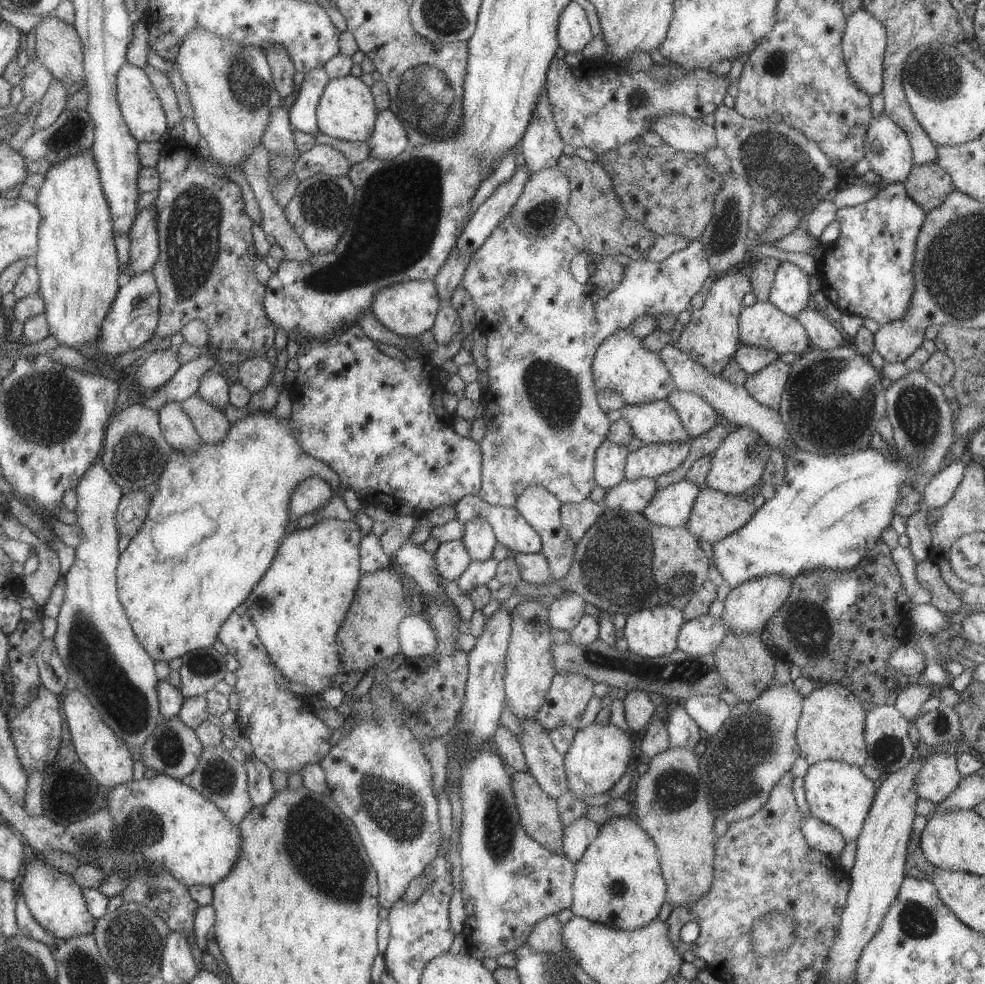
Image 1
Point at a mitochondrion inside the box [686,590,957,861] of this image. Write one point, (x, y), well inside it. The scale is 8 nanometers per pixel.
(755, 738)

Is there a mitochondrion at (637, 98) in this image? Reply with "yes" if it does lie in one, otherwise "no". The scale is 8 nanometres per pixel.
yes

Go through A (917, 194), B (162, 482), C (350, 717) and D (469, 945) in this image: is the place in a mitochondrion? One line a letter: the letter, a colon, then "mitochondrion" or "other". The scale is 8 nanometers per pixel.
A: other
B: mitochondrion
C: other
D: other

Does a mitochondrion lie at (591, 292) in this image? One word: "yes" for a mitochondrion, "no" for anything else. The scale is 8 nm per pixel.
no

